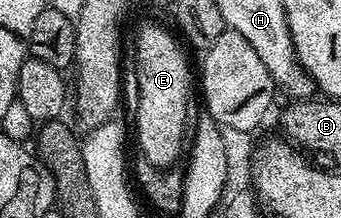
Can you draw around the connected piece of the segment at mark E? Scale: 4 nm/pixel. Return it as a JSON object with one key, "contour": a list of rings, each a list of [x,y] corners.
{"contour":[[[143,25],[135,37],[135,81],[139,84],[139,102],[135,105],[135,141],[143,152],[144,160],[165,170],[176,164],[179,152],[183,149],[183,153],[185,149],[183,112],[187,73],[192,69],[179,46],[180,38],[172,33],[163,25]]]}

